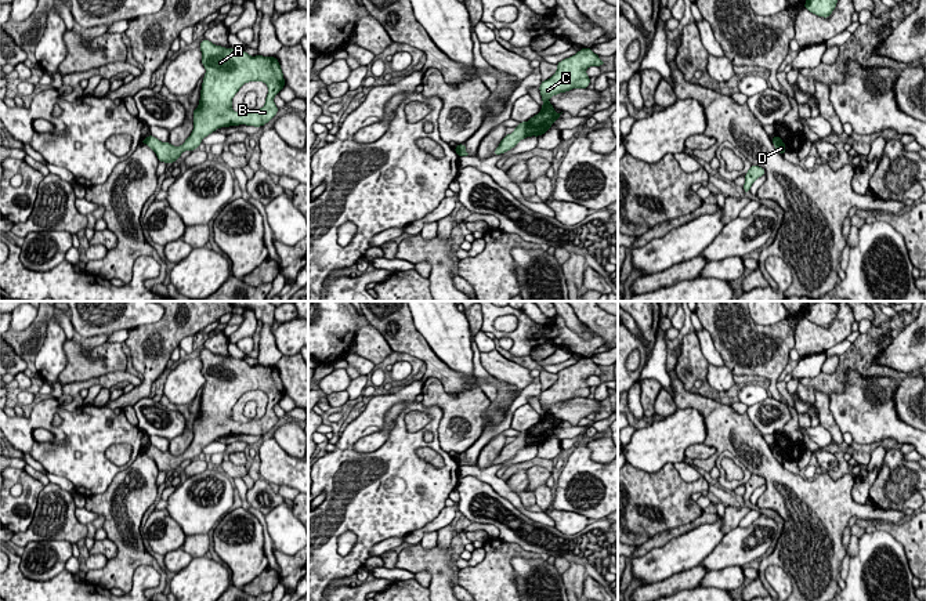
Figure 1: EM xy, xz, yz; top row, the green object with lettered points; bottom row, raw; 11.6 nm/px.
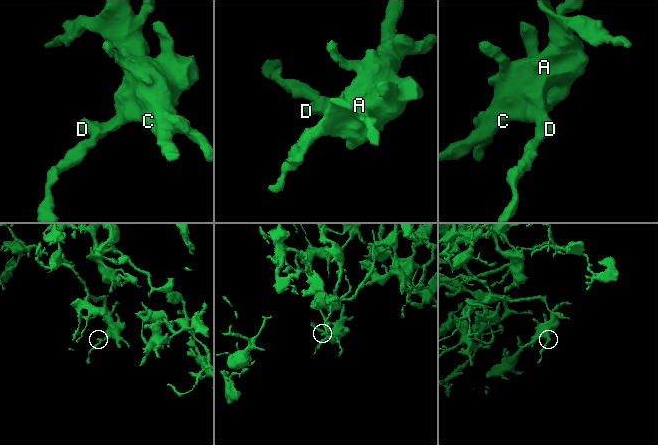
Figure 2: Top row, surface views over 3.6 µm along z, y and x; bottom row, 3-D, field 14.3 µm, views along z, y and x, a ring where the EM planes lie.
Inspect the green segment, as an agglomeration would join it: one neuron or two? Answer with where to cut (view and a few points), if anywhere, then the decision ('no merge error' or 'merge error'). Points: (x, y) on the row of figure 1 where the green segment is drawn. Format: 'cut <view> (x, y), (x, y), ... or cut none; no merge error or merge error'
cut none; no merge error

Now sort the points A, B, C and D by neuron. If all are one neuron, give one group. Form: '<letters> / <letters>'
A B C D

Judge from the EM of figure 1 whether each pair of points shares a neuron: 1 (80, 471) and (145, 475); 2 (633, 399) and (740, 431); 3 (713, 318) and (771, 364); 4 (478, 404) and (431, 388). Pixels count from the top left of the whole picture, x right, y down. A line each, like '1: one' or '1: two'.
1: two
2: two
3: one
4: one

